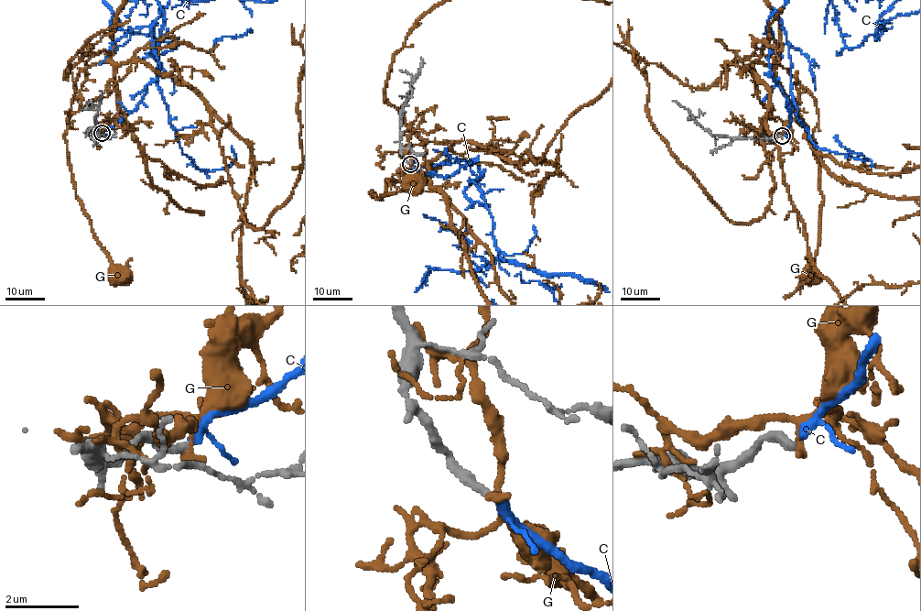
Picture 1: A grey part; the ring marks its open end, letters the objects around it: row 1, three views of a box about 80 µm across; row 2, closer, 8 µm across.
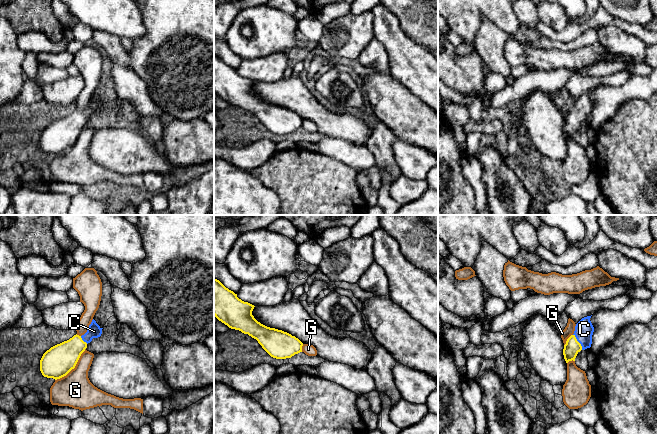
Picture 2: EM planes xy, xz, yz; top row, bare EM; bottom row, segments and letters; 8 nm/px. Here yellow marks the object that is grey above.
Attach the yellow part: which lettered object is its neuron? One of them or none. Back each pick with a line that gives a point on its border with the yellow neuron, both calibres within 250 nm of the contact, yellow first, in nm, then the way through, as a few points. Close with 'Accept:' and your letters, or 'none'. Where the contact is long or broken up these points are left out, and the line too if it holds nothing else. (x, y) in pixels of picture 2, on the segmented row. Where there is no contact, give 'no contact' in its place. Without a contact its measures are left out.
C: contact yz (578, 342); calibres 120 and 150 nm; way yz (572, 347), (578, 342), (582, 338), (584, 329)
Accept: C

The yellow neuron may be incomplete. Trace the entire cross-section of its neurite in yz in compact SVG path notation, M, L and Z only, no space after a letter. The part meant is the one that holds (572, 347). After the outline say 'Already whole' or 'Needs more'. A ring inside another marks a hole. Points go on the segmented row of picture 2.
M591 316L582 318L575 326L574 334L571 335L564 345L563 355L566 363L575 361L581 350L591 347L594 327L590 321Z. Needs more

